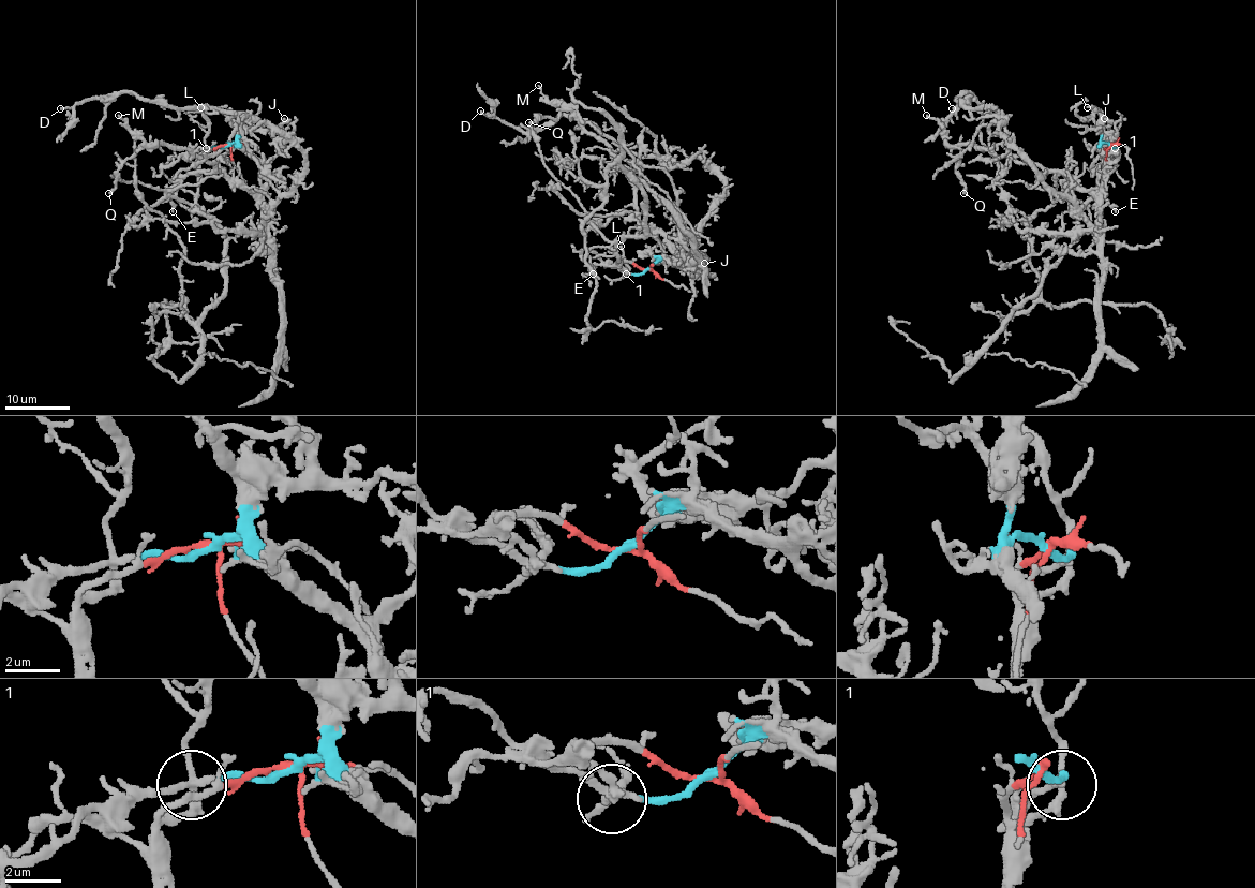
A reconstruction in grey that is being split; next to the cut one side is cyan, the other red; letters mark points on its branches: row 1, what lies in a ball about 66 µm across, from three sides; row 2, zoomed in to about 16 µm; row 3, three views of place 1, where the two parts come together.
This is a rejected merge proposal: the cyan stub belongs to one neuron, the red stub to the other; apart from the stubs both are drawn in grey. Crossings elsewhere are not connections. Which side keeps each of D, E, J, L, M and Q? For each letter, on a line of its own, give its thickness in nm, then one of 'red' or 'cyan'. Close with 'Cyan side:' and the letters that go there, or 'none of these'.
D: 160 nm thick; cyan
E: 140 nm thick; red
J: 280 nm thick; cyan
L: 150 nm thick; red
M: 180 nm thick; cyan
Q: 240 nm thick; cyan
Cyan side: D, J, M, Q

